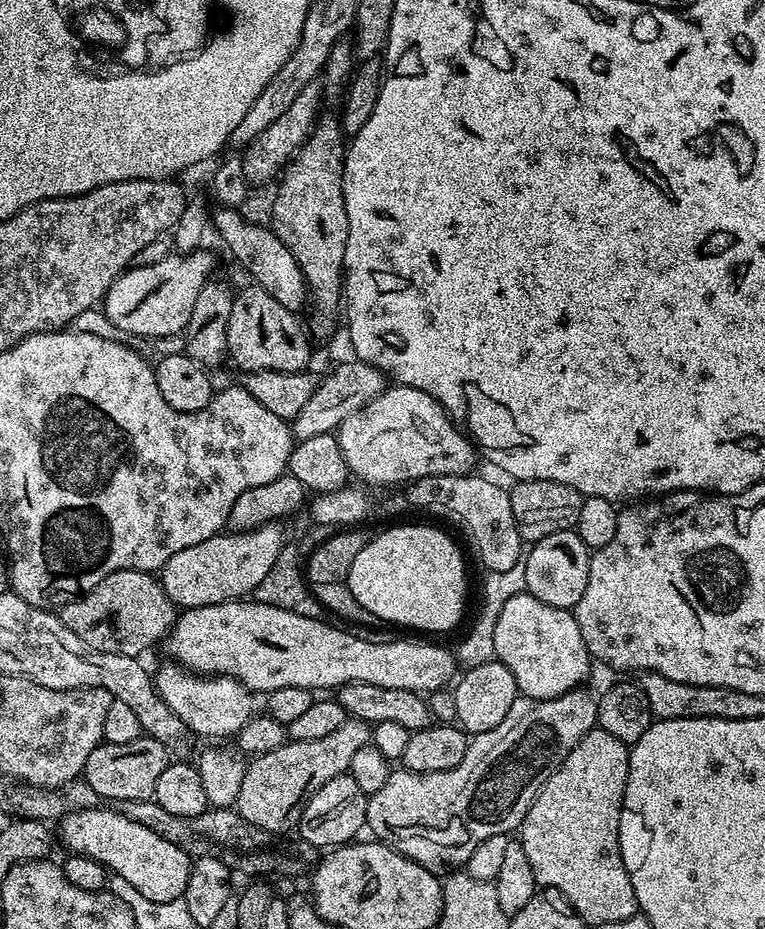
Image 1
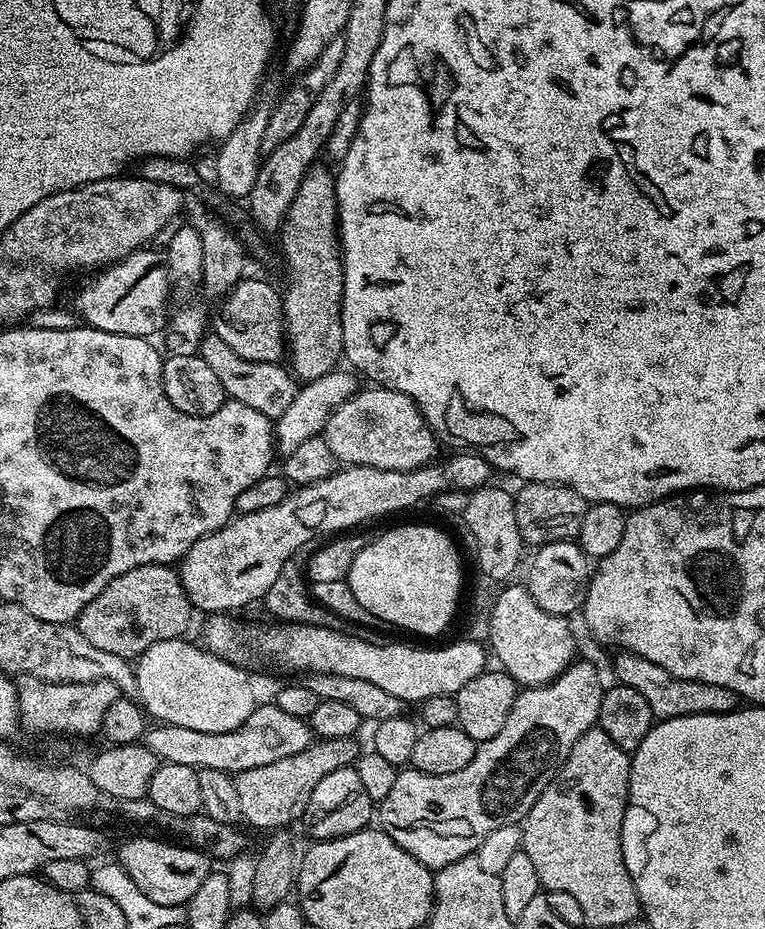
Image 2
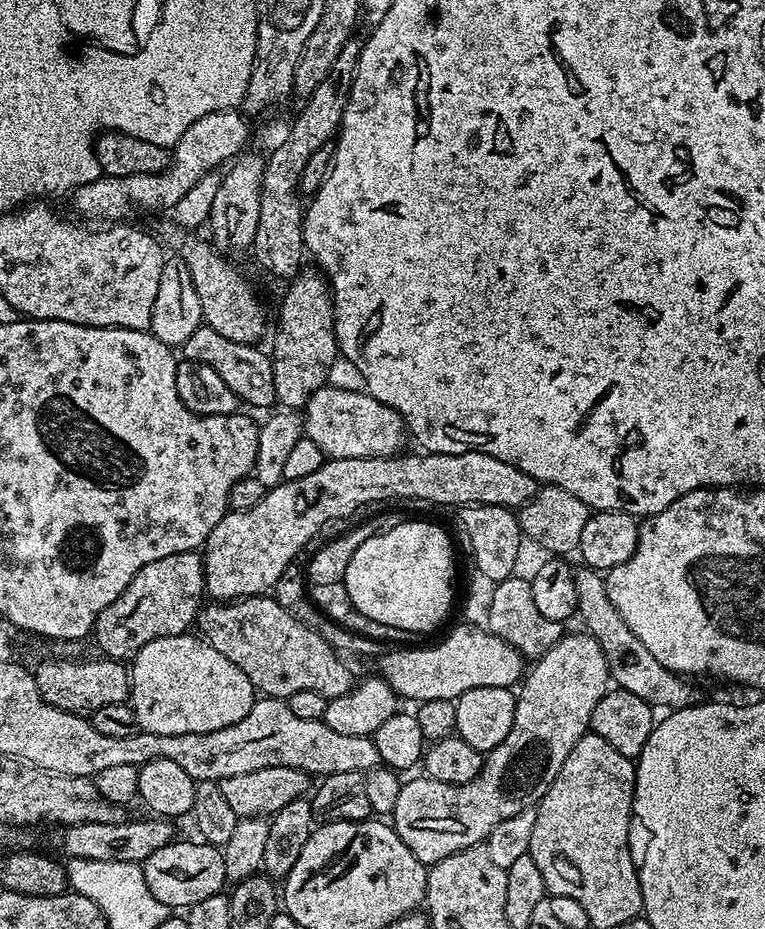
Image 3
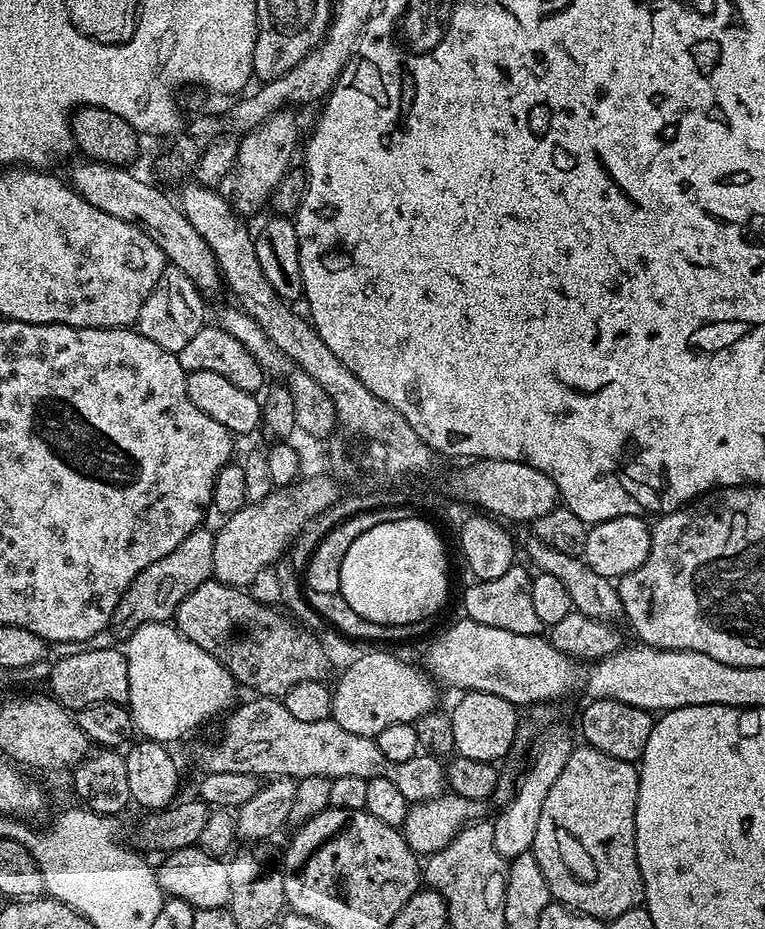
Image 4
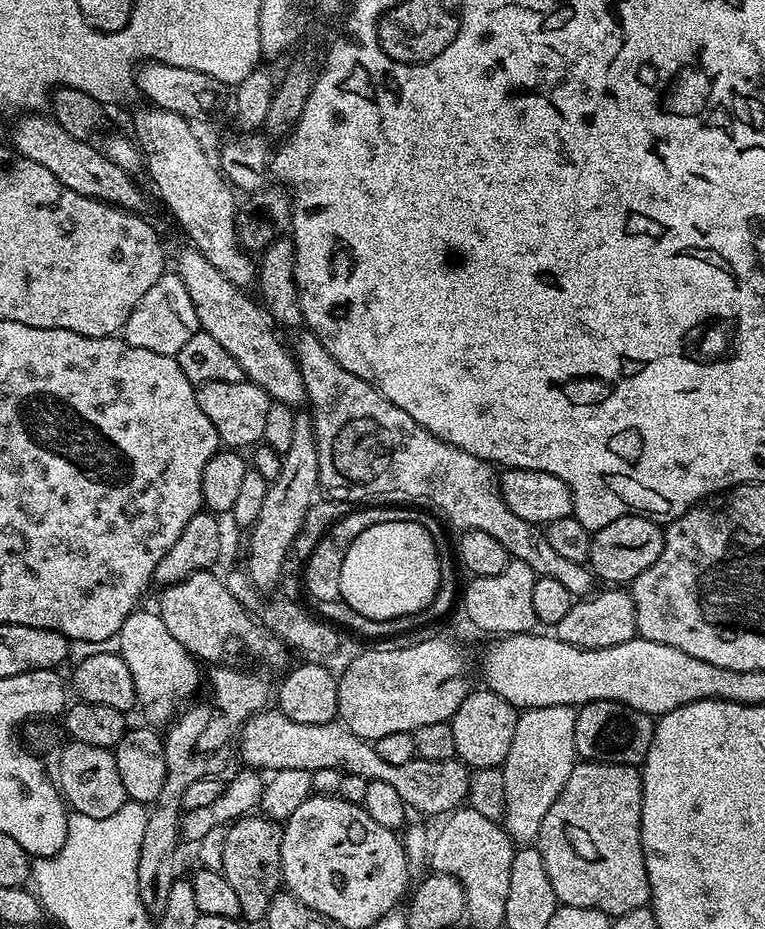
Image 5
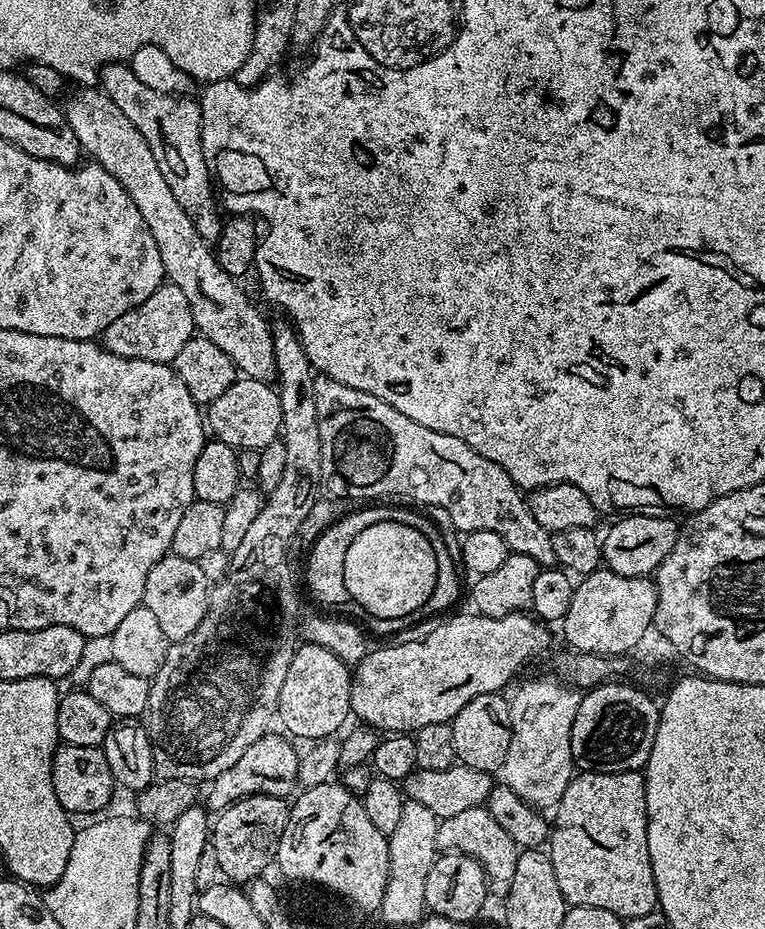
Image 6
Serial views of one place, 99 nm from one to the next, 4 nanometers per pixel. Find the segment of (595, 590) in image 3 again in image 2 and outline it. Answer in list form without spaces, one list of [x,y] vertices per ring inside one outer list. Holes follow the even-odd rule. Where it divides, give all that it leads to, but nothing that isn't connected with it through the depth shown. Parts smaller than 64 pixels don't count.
[[[621,651],[616,660],[616,677],[619,683],[630,686],[630,690],[638,690],[646,703],[650,705],[653,717],[657,721],[670,718],[682,718],[690,714],[726,714],[737,711],[738,697],[734,690],[726,686],[714,686],[710,682],[694,682],[674,678],[662,666],[654,662],[646,662],[646,658],[635,656],[633,652]]]

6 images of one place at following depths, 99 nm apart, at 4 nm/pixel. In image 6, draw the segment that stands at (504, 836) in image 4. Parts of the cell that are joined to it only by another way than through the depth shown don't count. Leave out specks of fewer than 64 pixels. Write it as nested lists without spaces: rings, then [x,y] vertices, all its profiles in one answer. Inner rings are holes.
[[[532,680],[510,696],[512,737],[510,750],[506,750],[502,782],[537,810],[555,809],[574,775],[570,734],[581,693],[571,684],[557,680]]]

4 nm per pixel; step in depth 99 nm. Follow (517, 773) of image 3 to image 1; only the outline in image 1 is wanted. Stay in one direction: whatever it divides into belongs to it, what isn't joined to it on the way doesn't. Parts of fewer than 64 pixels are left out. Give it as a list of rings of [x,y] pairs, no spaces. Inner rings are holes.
[[[585,690],[567,692],[558,698],[535,700],[517,695],[510,714],[494,730],[477,732],[469,739],[466,758],[448,772],[400,772],[393,770],[386,786],[368,797],[366,828],[377,841],[389,844],[424,868],[452,870],[467,865],[470,854],[486,838],[512,834],[520,827],[542,786],[556,767],[591,728],[597,727],[597,697]]]

